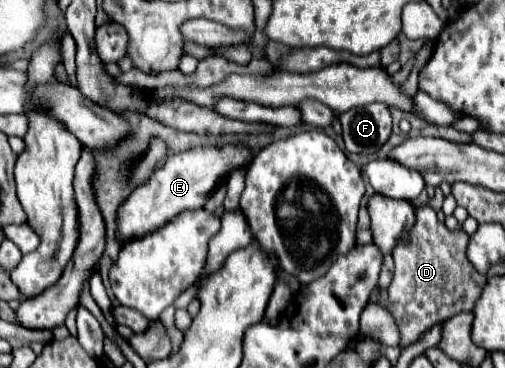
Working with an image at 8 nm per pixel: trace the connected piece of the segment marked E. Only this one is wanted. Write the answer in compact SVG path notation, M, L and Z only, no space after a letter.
M197 147L191 151L183 151L171 155L163 167L159 167L147 183L137 187L119 207L117 207L117 241L125 243L127 239L143 237L151 231L169 223L171 217L179 215L179 211L193 211L205 205L207 197L215 189L217 181L227 177L233 169L245 167L251 161L251 153L245 147Z

